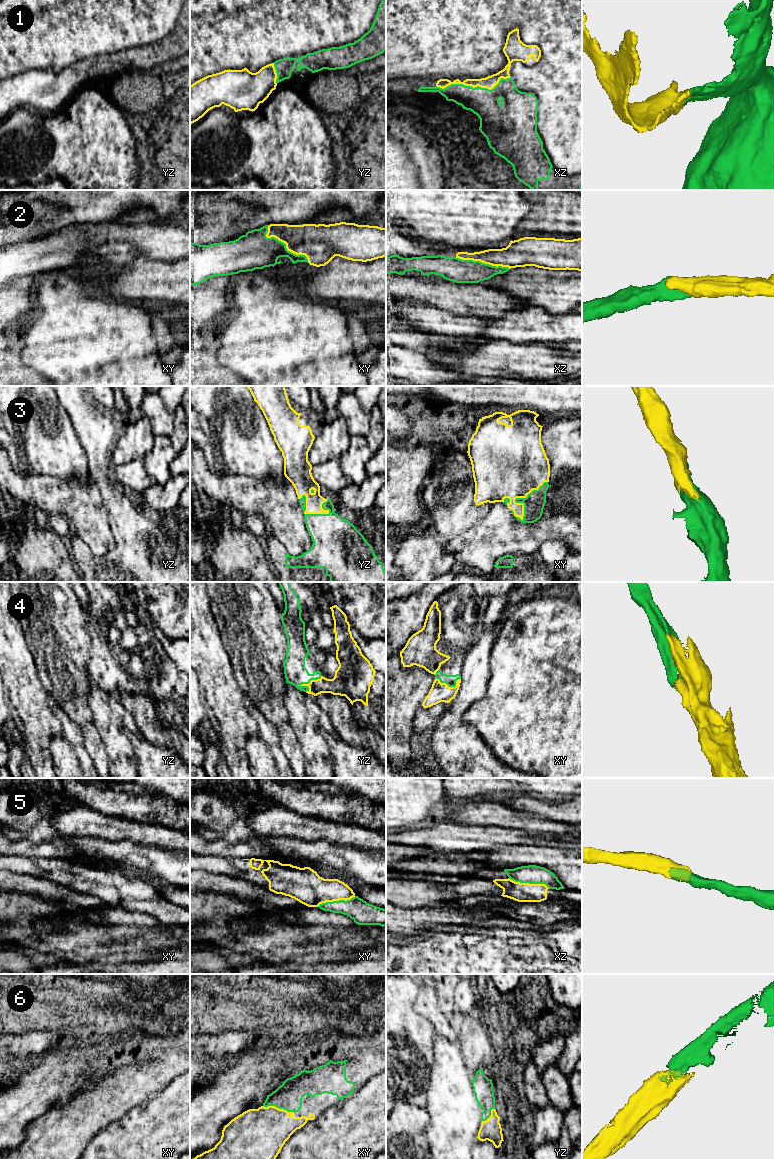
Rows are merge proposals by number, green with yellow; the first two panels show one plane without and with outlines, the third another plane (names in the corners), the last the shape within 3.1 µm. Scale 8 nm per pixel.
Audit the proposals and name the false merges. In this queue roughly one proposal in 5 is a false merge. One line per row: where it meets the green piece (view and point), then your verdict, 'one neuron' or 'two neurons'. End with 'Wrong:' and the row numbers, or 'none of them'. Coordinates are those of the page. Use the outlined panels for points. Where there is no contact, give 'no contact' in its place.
1: xz (472, 87) | one neuron
2: xy (285, 244) | one neuron
3: xy (516, 498) | one neuron
4: yz (310, 680) | one neuron
5: xz (529, 883) | one neuron
6: xy (279, 1108) | one neuron
Wrong: none of them

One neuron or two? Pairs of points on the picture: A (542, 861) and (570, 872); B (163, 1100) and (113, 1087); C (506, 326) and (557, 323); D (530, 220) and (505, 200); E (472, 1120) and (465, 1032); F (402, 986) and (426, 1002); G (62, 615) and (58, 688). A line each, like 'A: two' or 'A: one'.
A: one
B: two
C: one
D: two
E: two
F: two
G: one

